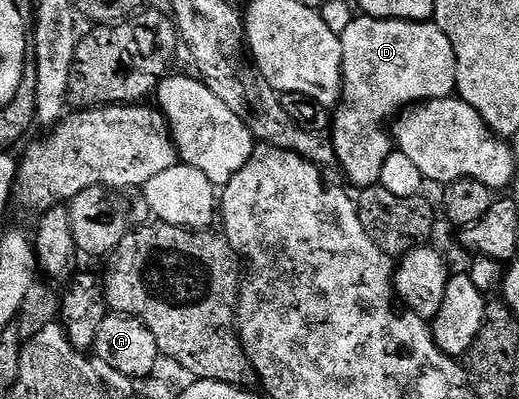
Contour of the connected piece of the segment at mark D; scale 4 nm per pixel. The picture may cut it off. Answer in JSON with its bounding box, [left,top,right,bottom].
[331,17,457,189]

